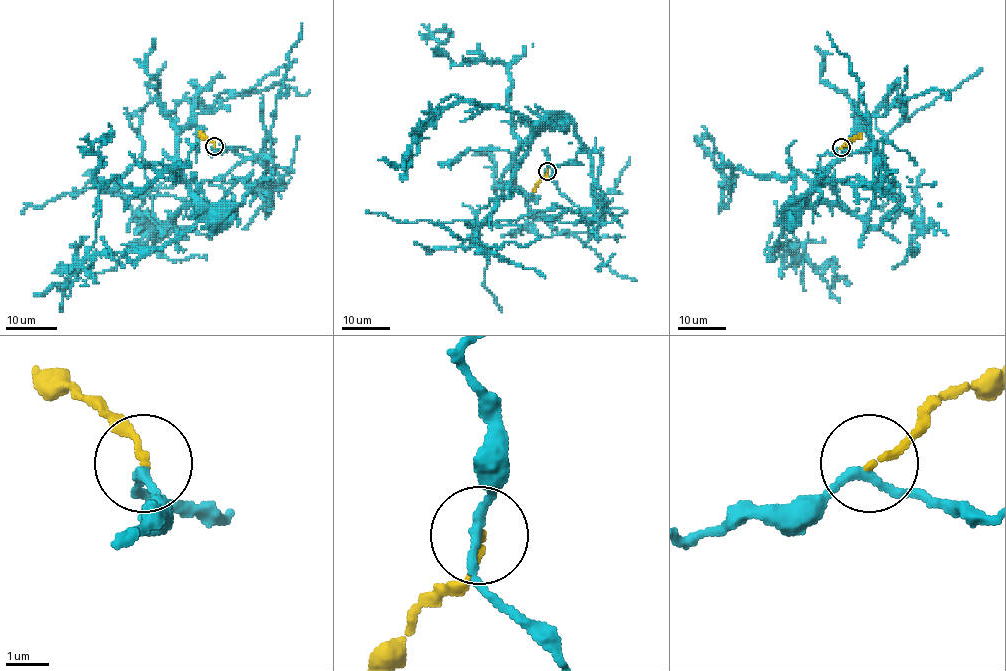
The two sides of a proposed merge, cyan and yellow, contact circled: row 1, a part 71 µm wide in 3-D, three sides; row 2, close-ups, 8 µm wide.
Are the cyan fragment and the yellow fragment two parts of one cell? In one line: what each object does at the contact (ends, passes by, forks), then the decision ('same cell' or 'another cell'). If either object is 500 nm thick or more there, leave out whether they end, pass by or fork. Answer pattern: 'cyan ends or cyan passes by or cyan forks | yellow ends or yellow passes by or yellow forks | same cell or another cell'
cyan passes by | yellow ends | another cell

